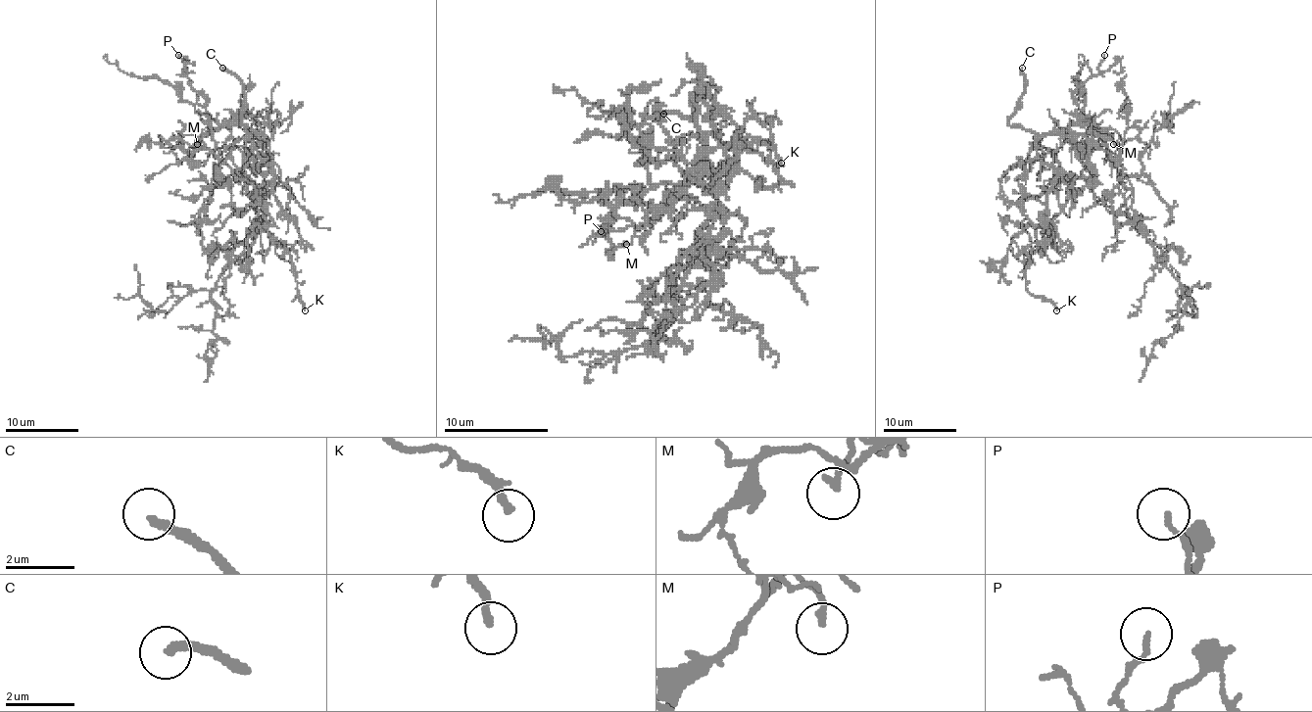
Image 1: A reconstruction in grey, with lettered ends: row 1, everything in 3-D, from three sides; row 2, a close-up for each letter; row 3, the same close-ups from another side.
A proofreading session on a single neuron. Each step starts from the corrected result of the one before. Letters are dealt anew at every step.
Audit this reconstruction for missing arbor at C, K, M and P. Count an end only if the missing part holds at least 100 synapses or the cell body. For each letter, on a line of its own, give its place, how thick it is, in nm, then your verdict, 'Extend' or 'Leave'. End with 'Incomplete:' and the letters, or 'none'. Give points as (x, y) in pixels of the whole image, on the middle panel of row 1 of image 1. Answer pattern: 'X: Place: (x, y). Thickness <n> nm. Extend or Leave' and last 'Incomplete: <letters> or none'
C: Place: (663, 114). Thickness 240 nm. Extend
K: Place: (781, 163). Thickness 240 nm. Leave
M: Place: (626, 244). Thickness 170 nm. Leave
P: Place: (601, 231). Thickness 120 nm. Leave
Incomplete: C

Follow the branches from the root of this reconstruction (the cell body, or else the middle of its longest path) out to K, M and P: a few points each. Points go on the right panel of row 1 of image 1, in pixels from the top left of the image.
K: (1117, 146), (1068, 135), (1053, 153), (1060, 213), (1053, 235), (1026, 248), (1026, 288), (1056, 310)
M: (1117, 146), (1092, 133), (1073, 135), (1069, 125), (1088, 123), (1108, 133), (1113, 144)
P: (1117, 146), (1092, 133), (1073, 135), (1069, 131), (1071, 123), (1090, 122), (1073, 95), (1098, 72), (1104, 55)

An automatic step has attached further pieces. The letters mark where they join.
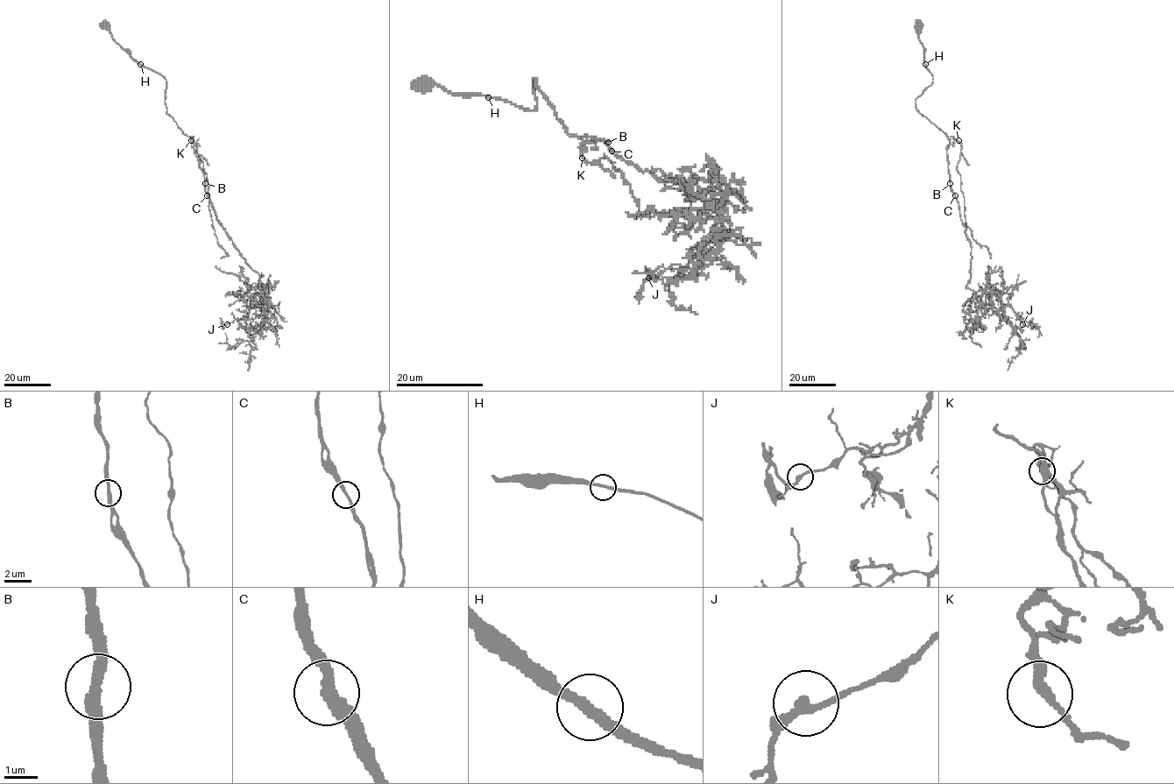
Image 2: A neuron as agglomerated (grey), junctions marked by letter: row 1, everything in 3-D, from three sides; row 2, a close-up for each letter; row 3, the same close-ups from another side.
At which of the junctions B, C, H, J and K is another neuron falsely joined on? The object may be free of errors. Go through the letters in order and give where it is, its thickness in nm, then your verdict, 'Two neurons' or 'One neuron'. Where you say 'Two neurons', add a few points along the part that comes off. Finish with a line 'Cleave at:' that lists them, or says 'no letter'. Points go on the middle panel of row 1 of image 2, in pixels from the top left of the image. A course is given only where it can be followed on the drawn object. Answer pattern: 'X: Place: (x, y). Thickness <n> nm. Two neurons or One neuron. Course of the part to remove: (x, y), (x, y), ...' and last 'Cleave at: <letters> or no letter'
B: Place: (608, 142). Thickness 240 nm. One neuron
C: Place: (611, 151). Thickness 240 nm. One neuron
H: Place: (488, 97). Thickness 240 nm. One neuron
J: Place: (648, 278). Thickness 240 nm. One neuron
K: Place: (582, 158). Thickness 240 nm. One neuron
Cleave at: no letter

